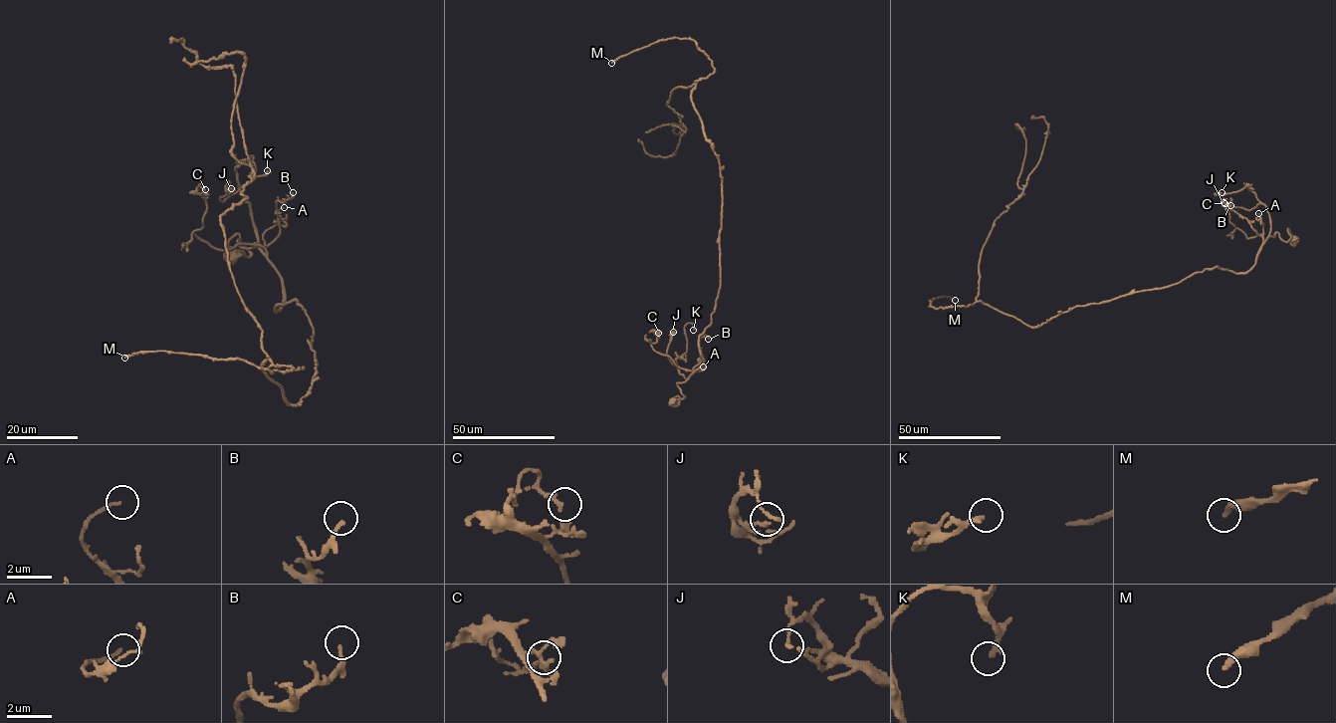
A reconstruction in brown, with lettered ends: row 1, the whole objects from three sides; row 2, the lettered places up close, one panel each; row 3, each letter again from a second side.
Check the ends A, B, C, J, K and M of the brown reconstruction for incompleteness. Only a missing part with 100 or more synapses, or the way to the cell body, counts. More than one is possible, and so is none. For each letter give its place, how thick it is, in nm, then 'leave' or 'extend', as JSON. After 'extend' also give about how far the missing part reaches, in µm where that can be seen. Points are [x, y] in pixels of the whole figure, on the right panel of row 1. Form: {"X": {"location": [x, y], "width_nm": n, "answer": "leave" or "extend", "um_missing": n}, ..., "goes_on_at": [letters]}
{"A": {"location": [1258, 213], "width_nm": 140, "answer": "leave"}, "B": {"location": [1230, 205], "width_nm": 160, "answer": "leave"}, "C": {"location": [1224, 203], "width_nm": 220, "answer": "leave"}, "J": {"location": [1224, 202], "width_nm": 180, "answer": "leave"}, "K": {"location": [1222, 192], "width_nm": 200, "answer": "leave"}, "M": {"location": [955, 300], "width_nm": 240, "answer": "extend", "um_missing": 90}, "goes_on_at": ["M"]}

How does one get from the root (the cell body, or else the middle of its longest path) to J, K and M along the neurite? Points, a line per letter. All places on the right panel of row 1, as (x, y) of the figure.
J: (1295, 239), (1288, 228), (1287, 241), (1277, 233), (1269, 235), (1270, 222), (1263, 204), (1248, 210), (1224, 202)
K: (1295, 239), (1288, 228), (1287, 241), (1277, 233), (1269, 235), (1268, 212), (1247, 186), (1222, 192)
M: (1295, 239), (1269, 236), (1245, 272), (1205, 269), (1038, 326), (929, 300), (955, 300)

